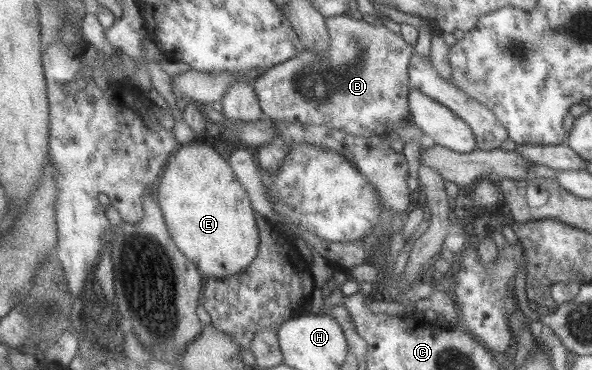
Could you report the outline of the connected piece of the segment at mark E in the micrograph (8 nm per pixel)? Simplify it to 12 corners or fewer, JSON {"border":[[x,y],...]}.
{"border":[[197,138],[156,195],[206,278],[251,267],[257,211],[230,161]]}

